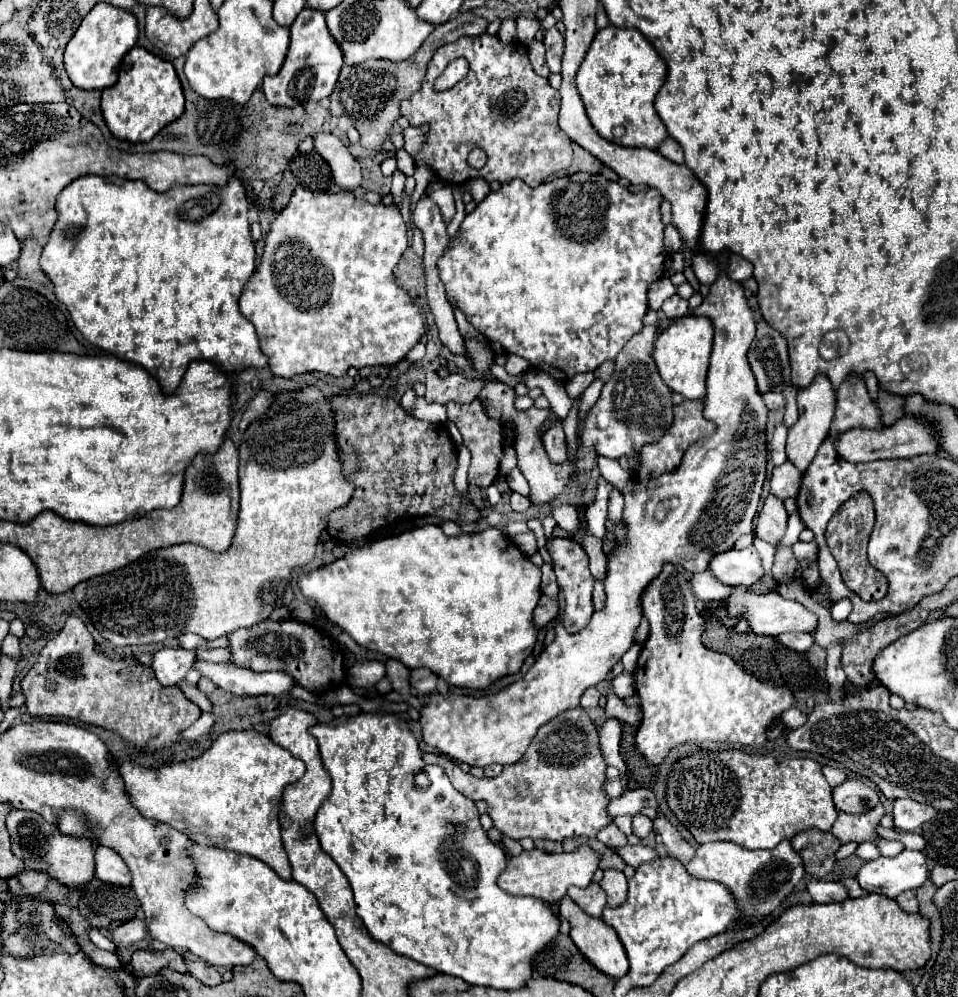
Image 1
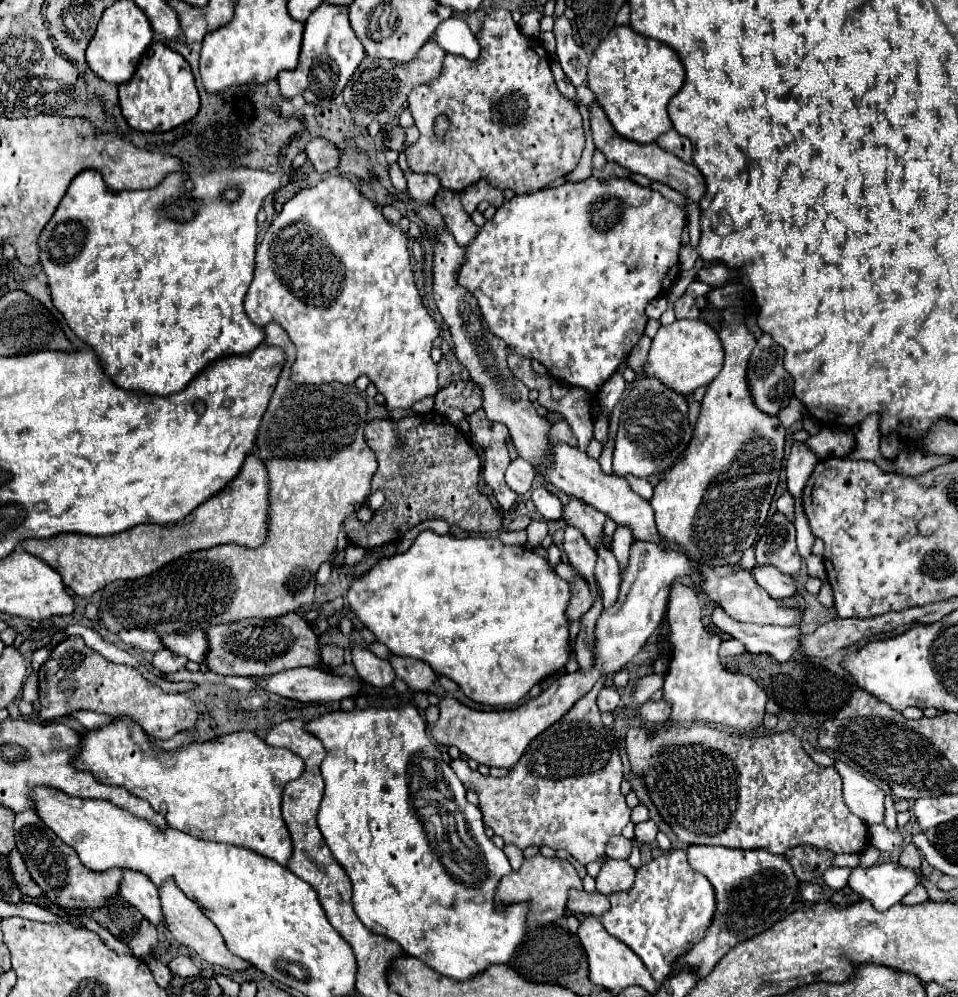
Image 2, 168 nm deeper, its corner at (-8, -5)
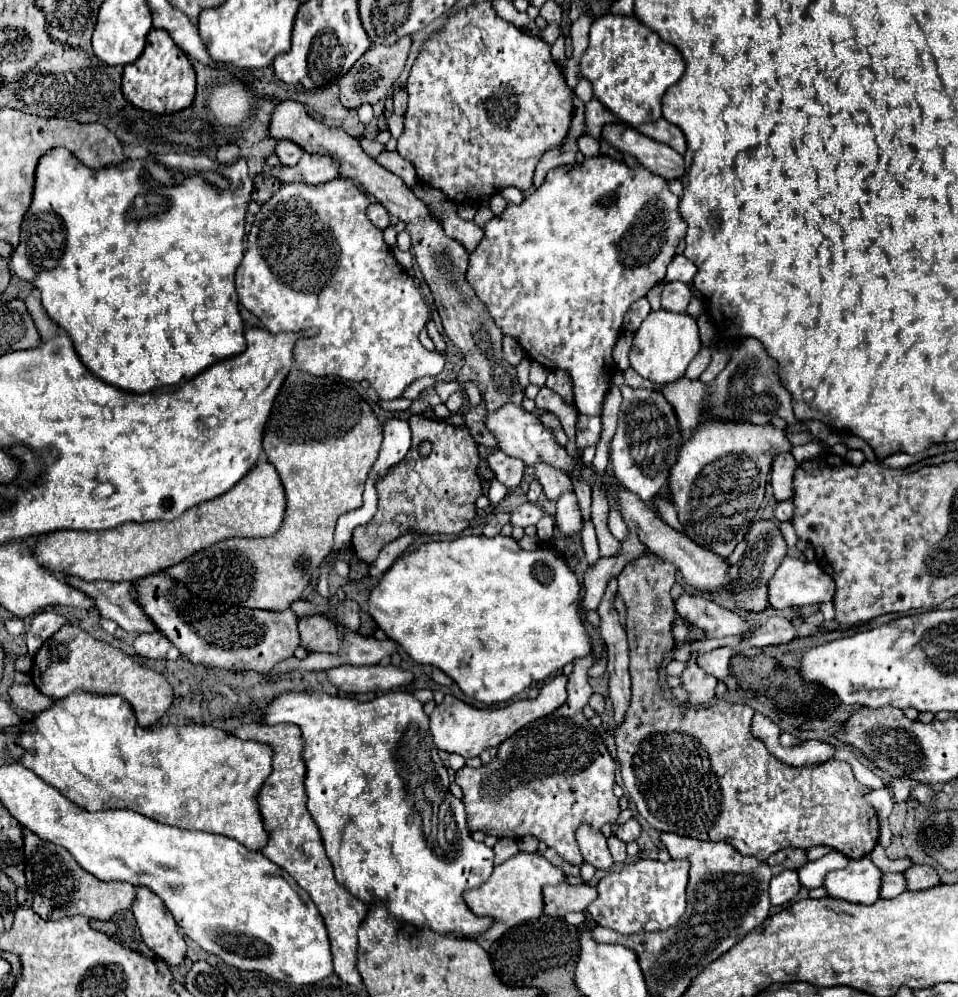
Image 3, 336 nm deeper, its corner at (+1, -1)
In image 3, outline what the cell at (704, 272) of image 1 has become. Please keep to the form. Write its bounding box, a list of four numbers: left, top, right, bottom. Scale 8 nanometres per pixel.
[666,254,696,284]

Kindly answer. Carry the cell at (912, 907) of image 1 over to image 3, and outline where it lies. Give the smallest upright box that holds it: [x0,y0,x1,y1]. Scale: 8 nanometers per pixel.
[880,872,906,898]

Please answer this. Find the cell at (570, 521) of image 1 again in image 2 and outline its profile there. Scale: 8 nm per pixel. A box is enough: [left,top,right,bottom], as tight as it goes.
[531,488,563,520]

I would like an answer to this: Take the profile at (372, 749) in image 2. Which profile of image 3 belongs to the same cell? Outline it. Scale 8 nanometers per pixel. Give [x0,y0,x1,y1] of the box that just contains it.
[262,692,494,938]

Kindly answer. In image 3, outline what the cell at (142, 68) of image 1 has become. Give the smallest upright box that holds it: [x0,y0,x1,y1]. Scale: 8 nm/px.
[122,28,196,114]

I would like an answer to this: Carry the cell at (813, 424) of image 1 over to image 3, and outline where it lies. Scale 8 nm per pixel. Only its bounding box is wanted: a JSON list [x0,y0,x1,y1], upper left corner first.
[772,452,798,500]

